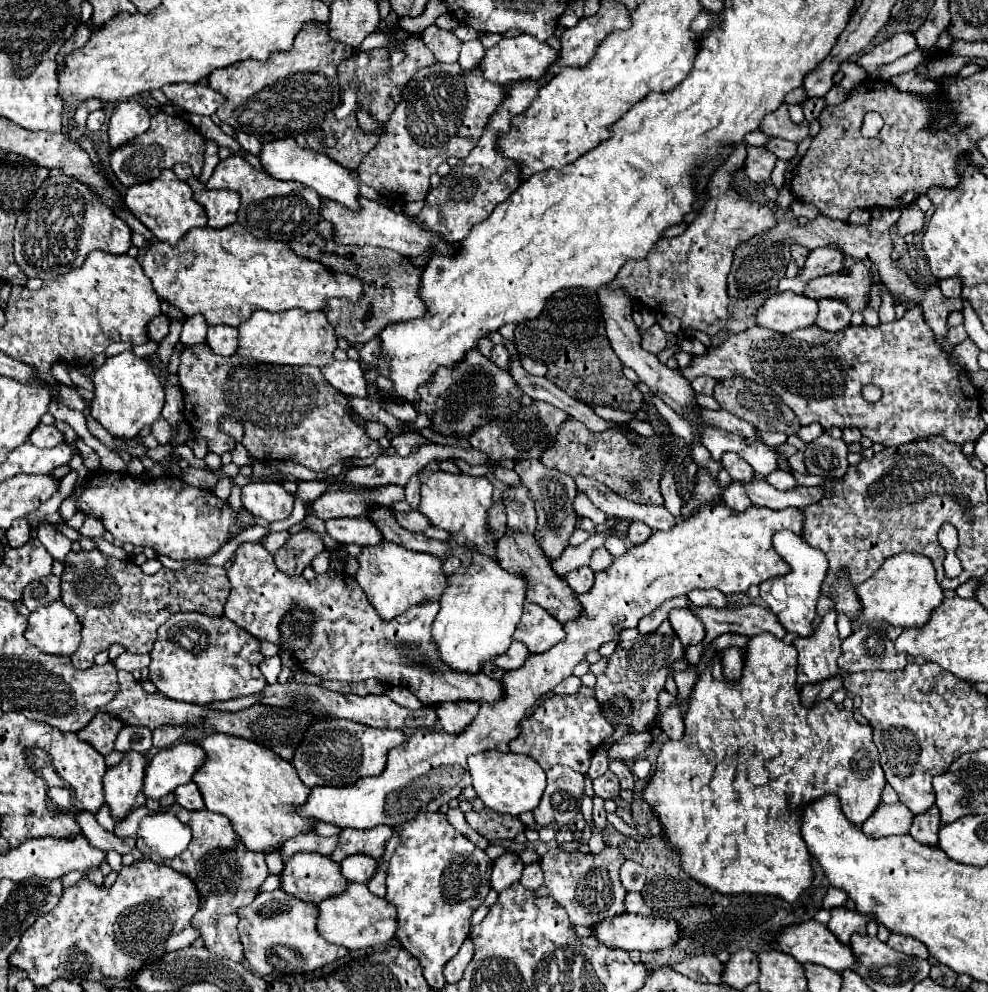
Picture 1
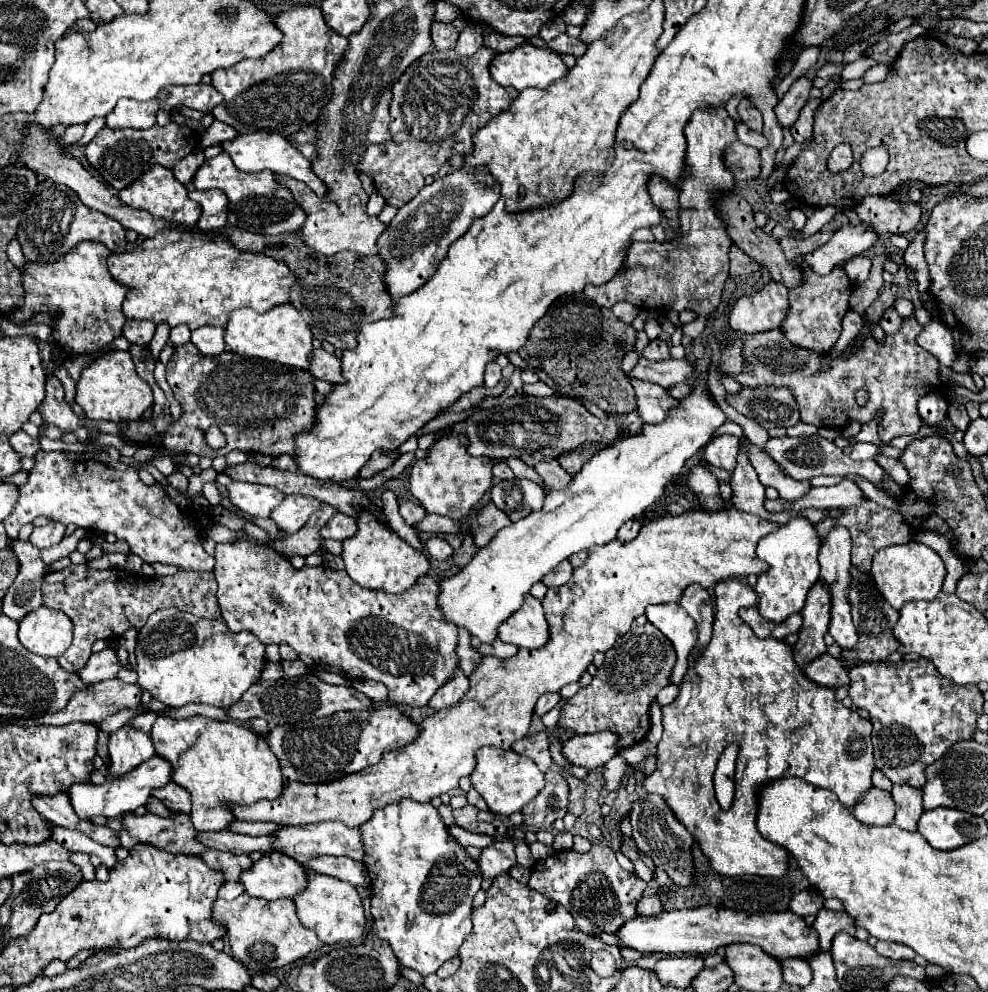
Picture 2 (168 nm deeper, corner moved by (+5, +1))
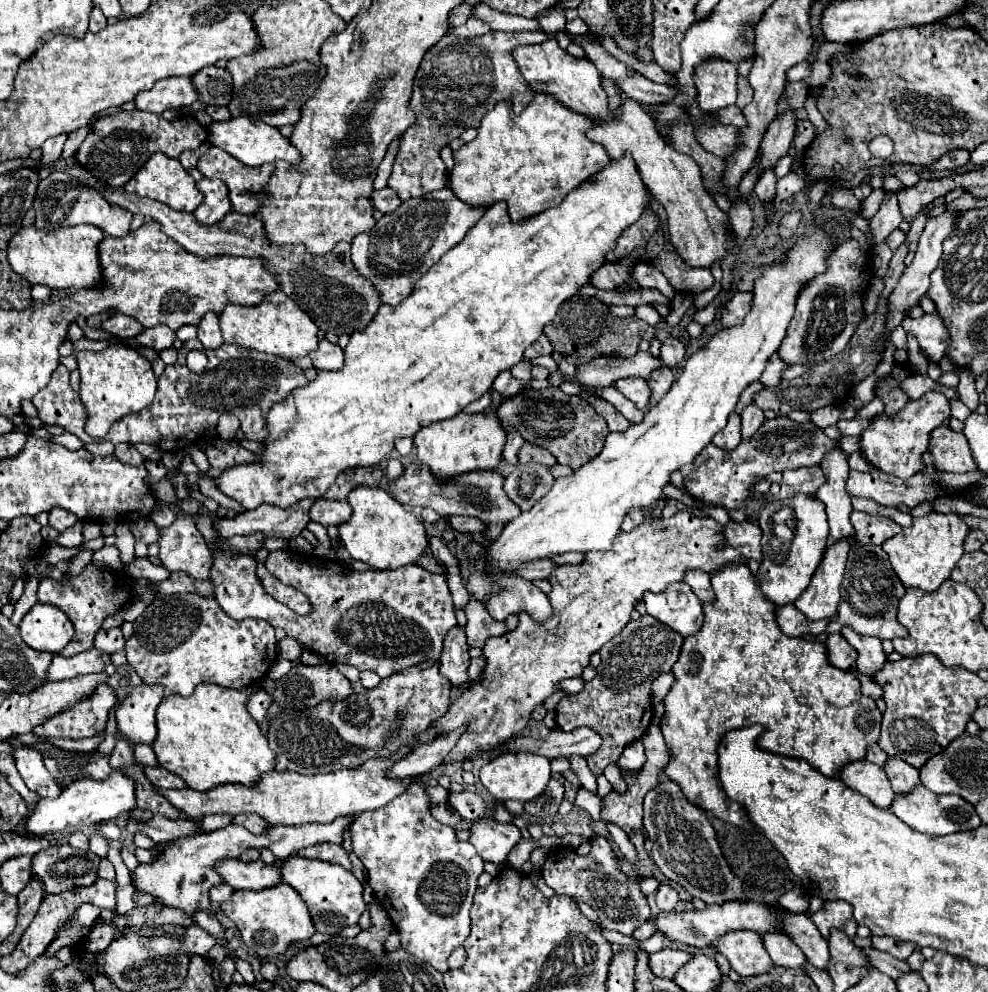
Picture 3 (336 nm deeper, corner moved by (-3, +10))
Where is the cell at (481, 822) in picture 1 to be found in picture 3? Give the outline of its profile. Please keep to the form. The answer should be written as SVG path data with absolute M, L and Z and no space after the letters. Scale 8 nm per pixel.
M449 790L447 804L455 812L459 812L465 820L469 820L469 822L487 816L487 804L475 792L471 792L471 790L463 790L463 792Z

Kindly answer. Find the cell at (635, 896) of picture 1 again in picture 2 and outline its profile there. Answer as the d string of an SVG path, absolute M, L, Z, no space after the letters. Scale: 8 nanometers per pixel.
M643 897L639 903L637 903L637 913L643 915L643 917L651 917L651 915L657 915L661 913L661 903L657 897Z

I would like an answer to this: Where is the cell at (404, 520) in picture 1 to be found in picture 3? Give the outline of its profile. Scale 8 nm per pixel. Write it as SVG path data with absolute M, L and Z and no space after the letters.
M451 516L449 522L451 522L451 528L455 532L467 532L467 534L469 532L483 532L487 528L485 522L471 518L471 516Z

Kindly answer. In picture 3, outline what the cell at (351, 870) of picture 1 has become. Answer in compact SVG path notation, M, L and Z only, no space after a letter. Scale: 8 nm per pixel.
M315 844L309 848L303 848L301 852L297 852L303 858L317 858L317 860L325 860L325 862L333 862L343 866L345 870L351 870L351 862L349 856L345 852L343 846L339 844Z

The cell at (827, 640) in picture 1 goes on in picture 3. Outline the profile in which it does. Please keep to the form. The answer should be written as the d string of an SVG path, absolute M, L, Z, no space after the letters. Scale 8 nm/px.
M841 540L841 544L833 544L833 548L825 550L825 556L815 570L809 588L805 588L805 592L795 600L795 606L809 620L837 618L839 588L843 582L845 560L851 542L853 540Z

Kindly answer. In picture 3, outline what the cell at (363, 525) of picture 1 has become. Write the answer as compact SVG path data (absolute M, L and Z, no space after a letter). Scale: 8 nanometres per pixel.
M317 498L313 502L313 508L309 508L311 520L323 524L323 526L337 526L343 524L351 514L351 506L343 500L325 500Z

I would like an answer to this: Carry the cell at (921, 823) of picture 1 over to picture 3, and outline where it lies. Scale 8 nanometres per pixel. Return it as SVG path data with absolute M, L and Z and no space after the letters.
M889 756L883 770L891 782L891 788L897 794L907 794L911 788L915 788L919 784L919 770L897 758Z

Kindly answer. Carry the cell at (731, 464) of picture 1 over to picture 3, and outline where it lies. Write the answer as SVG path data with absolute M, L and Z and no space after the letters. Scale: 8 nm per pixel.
M733 412L733 416L729 416L727 420L727 426L713 436L713 444L717 444L723 450L733 450L739 442L741 442L741 420L739 414Z

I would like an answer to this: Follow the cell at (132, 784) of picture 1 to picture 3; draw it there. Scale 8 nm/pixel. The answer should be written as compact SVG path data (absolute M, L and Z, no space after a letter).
M139 684L115 708L117 728L131 744L153 744L157 736L155 710L163 696L165 690L157 684Z

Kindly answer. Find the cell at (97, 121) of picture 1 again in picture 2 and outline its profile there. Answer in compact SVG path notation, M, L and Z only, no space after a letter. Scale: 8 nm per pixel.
M79 123L79 125L69 125L67 127L67 131L63 133L63 143L77 143L81 137L83 137L83 133L85 133L85 123Z

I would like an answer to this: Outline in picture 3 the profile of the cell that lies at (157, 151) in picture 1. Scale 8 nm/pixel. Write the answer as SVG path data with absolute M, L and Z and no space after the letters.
M131 110L115 116L99 116L91 124L89 136L77 148L73 158L81 168L91 172L107 188L121 188L149 160L149 154L163 152L169 158L179 158L183 150L199 148L205 140L207 130L193 118L193 114L185 114L175 120L165 120L159 114Z

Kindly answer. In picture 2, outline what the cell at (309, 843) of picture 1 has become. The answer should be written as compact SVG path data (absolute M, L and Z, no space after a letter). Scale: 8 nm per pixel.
M199 833L199 841L207 847L215 847L219 851L229 851L229 853L271 853L273 851L273 837L251 837L251 835L241 835L241 833Z

